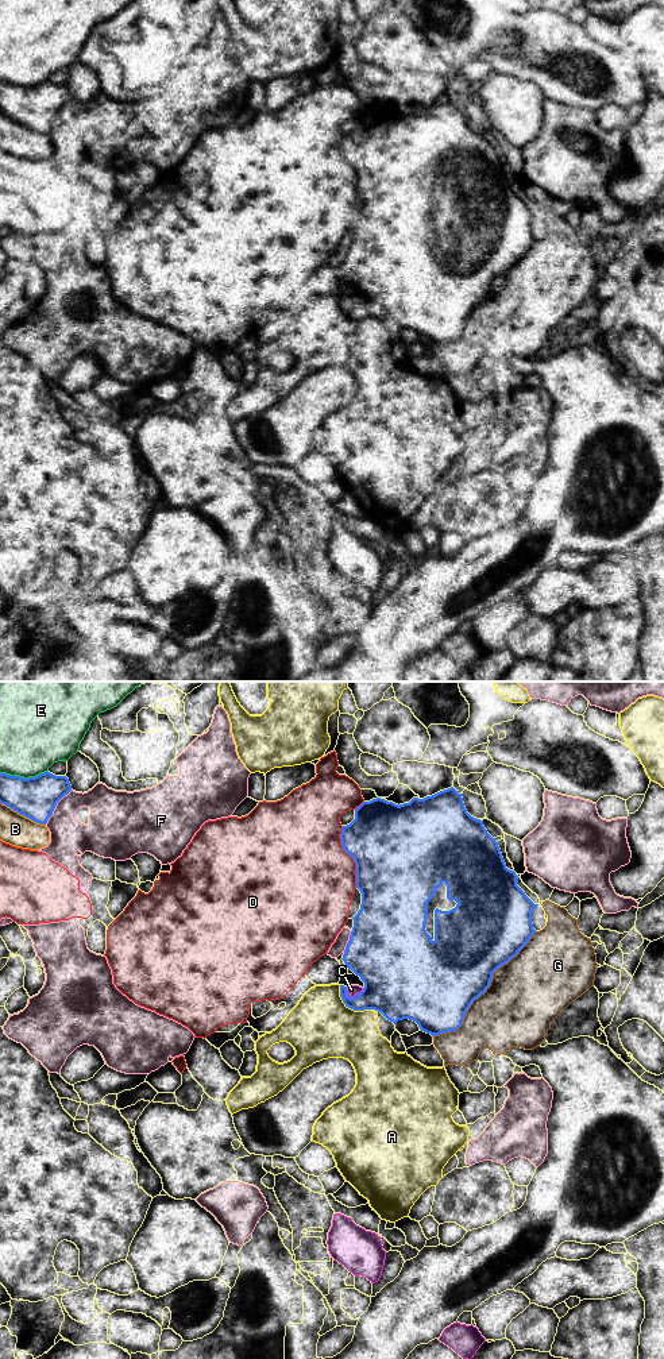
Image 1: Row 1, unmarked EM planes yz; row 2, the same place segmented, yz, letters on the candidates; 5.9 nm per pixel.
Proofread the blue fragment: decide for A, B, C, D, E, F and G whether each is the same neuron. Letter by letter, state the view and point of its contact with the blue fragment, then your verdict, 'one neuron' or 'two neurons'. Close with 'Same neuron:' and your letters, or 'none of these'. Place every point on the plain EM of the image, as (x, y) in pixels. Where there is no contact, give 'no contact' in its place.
A: meets blue in yz at (348, 316); two neurons
B: meets blue in yz at (23, 124); two neurons
C: meets blue in yz at (355, 304); one neuron
D: meets blue in yz at (351, 165); two neurons
E: meets blue in yz at (23, 87); two neurons
F: meets blue in yz at (56, 114); two neurons
G: meets blue in yz at (485, 300); two neurons
Same neuron: C

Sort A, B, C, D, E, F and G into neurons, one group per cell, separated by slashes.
A / B / C / D / E / F / G

